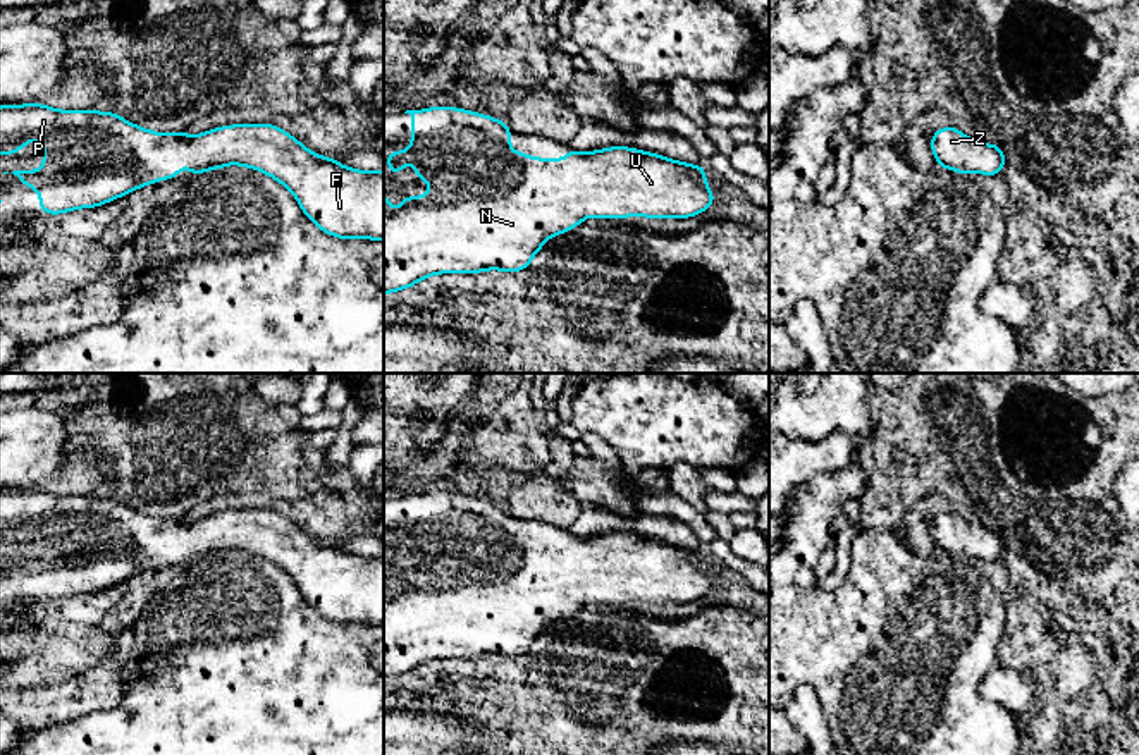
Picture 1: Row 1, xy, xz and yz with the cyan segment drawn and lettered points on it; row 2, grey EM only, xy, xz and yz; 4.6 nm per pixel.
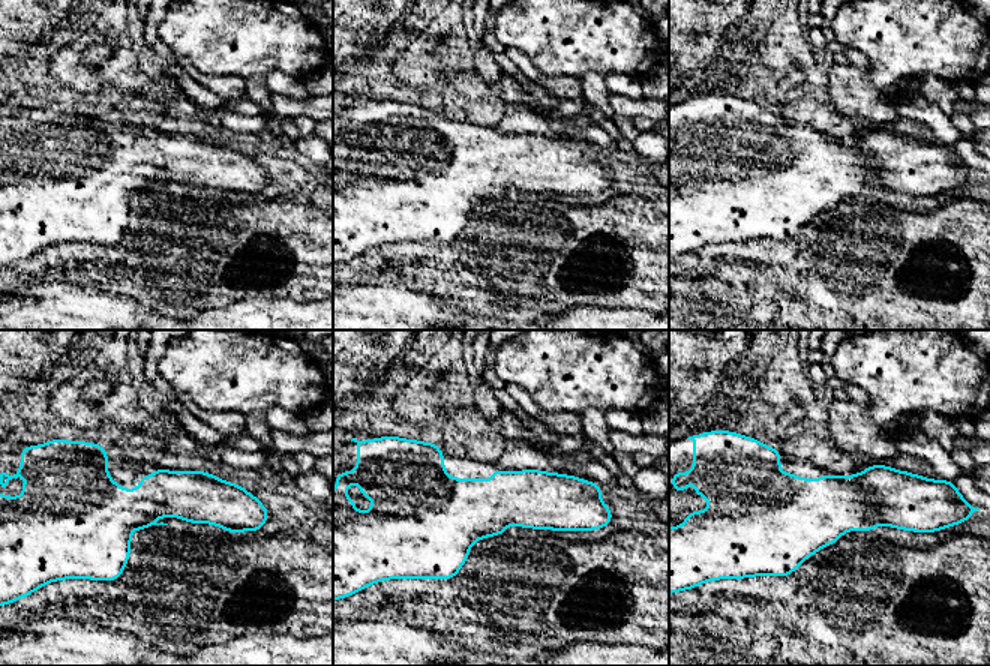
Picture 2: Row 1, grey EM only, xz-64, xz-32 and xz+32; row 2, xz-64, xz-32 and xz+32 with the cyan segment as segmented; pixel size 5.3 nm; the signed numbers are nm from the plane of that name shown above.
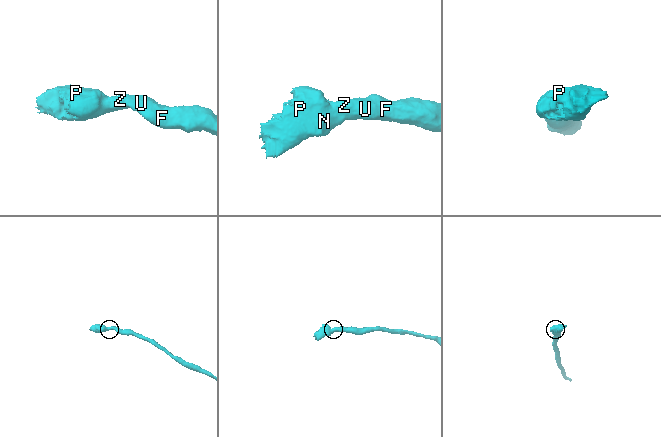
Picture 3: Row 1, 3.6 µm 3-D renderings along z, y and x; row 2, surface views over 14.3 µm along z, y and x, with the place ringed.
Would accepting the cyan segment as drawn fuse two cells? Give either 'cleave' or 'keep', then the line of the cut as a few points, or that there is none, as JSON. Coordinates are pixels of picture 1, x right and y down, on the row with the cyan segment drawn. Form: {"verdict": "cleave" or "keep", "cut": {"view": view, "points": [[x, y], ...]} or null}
{"verdict": "keep", "cut": null}

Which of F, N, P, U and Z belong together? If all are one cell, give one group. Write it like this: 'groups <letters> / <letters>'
groups F N P U Z

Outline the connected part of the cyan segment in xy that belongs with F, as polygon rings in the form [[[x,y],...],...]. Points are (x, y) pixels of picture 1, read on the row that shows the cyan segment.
[[[43,103],[0,107],[0,155],[14,155],[29,141],[43,141],[41,170],[14,170],[19,182],[40,193],[40,212],[60,215],[96,208],[143,186],[182,174],[181,163],[196,175],[225,165],[243,165],[286,186],[305,215],[325,234],[339,239],[384,241],[384,170],[344,167],[337,158],[310,151],[272,124],[234,124],[189,136],[186,131],[148,131],[114,112],[57,110]]]

